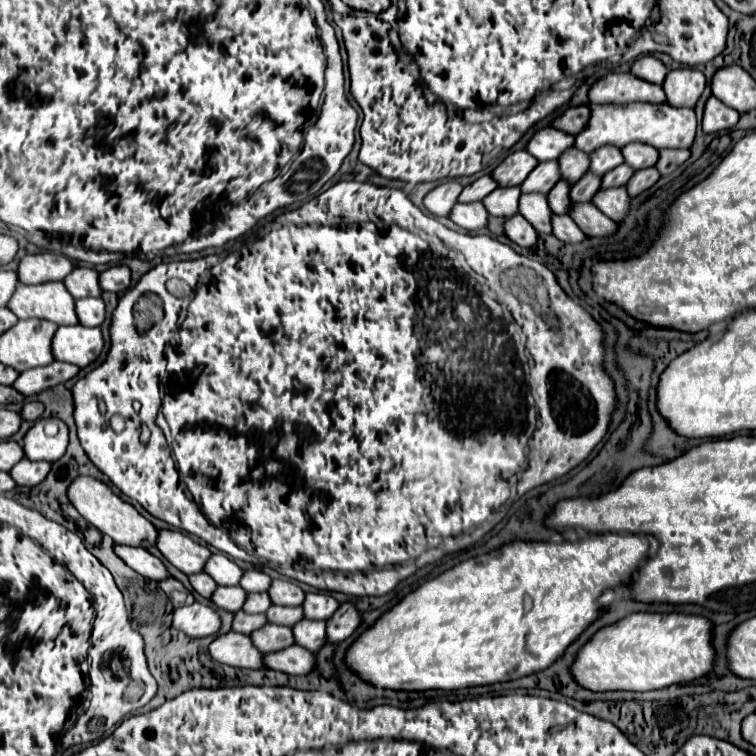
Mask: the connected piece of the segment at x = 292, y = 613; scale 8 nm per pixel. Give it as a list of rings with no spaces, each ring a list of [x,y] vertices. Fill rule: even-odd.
[[[272,606],[272,608],[268,608],[266,618],[268,618],[268,622],[272,622],[272,624],[294,626],[298,620],[304,618],[304,614],[302,614],[300,606],[296,606],[296,608],[290,608],[290,606]]]

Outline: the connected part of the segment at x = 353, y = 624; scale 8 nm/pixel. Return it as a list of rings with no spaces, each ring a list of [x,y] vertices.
[[[342,602],[338,612],[332,614],[332,620],[326,622],[326,640],[330,644],[338,644],[346,640],[360,624],[360,614],[350,602]]]

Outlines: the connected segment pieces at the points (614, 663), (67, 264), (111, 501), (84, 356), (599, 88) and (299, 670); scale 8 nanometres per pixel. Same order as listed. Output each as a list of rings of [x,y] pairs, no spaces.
[[[636,612],[616,624],[600,628],[576,654],[570,676],[592,692],[606,690],[658,690],[672,684],[696,680],[712,670],[714,650],[710,646],[712,624],[704,616]]]
[[[30,254],[20,260],[18,276],[22,284],[42,284],[52,280],[64,280],[72,272],[72,262],[62,254]]]
[[[78,476],[68,486],[68,500],[88,524],[108,534],[116,544],[130,544],[142,548],[152,548],[156,544],[156,528],[140,512],[136,512],[132,504],[124,502],[118,494],[114,494],[104,482],[92,476]]]
[[[82,324],[60,326],[56,330],[56,336],[52,338],[54,360],[76,364],[78,368],[84,368],[94,362],[102,348],[104,340],[100,328],[86,328]]]
[[[610,72],[596,80],[588,92],[590,102],[596,104],[626,104],[626,102],[654,102],[660,104],[666,100],[662,86],[648,84],[632,76],[630,72]]]
[[[294,644],[292,648],[284,648],[280,652],[266,652],[264,666],[286,674],[308,674],[314,668],[314,656],[306,648]]]

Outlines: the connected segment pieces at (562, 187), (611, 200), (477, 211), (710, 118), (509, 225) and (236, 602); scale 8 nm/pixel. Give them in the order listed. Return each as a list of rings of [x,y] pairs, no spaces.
[[[560,178],[556,182],[556,188],[552,188],[552,192],[548,192],[548,204],[552,206],[554,214],[566,214],[568,212],[570,204],[572,204],[568,192],[570,192],[570,184],[564,178]]]
[[[600,188],[592,198],[592,204],[610,216],[614,222],[620,222],[628,212],[628,194],[626,188]]]
[[[472,202],[472,204],[454,204],[450,216],[448,216],[456,226],[464,230],[480,230],[488,222],[488,212],[482,202]]]
[[[710,96],[706,106],[704,106],[704,116],[702,116],[702,130],[704,132],[718,132],[718,130],[730,130],[738,122],[738,112],[718,98]]]
[[[520,214],[510,216],[504,222],[504,234],[508,236],[508,240],[512,240],[514,244],[518,244],[522,248],[530,248],[538,240],[538,232]]]
[[[216,586],[216,592],[210,600],[222,610],[238,612],[246,600],[246,592],[240,586]]]

